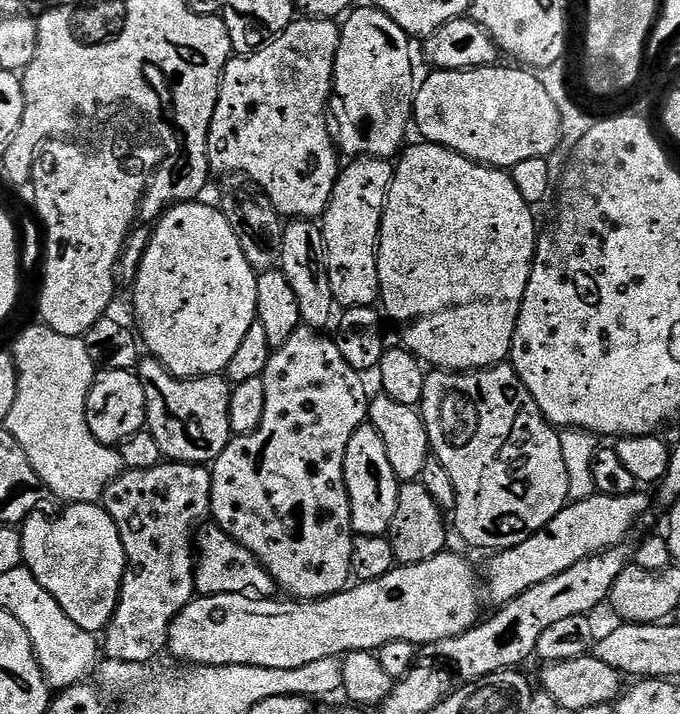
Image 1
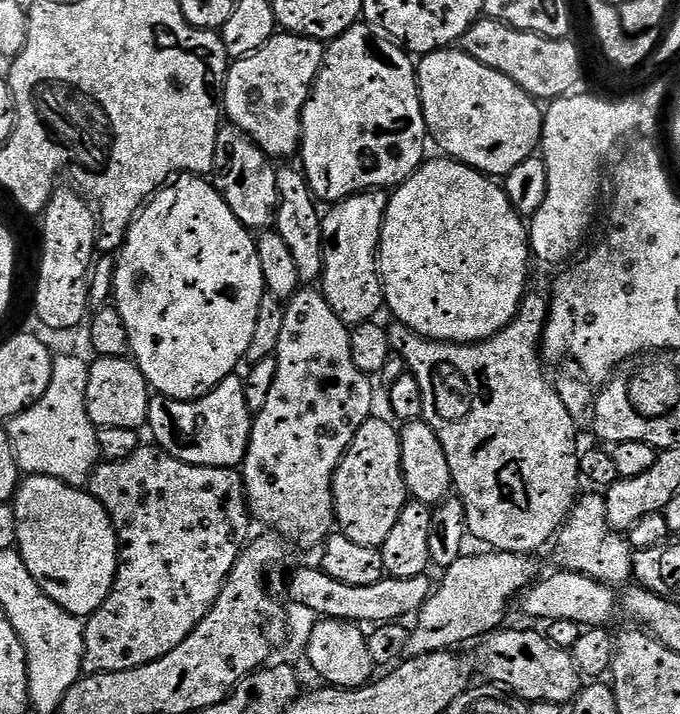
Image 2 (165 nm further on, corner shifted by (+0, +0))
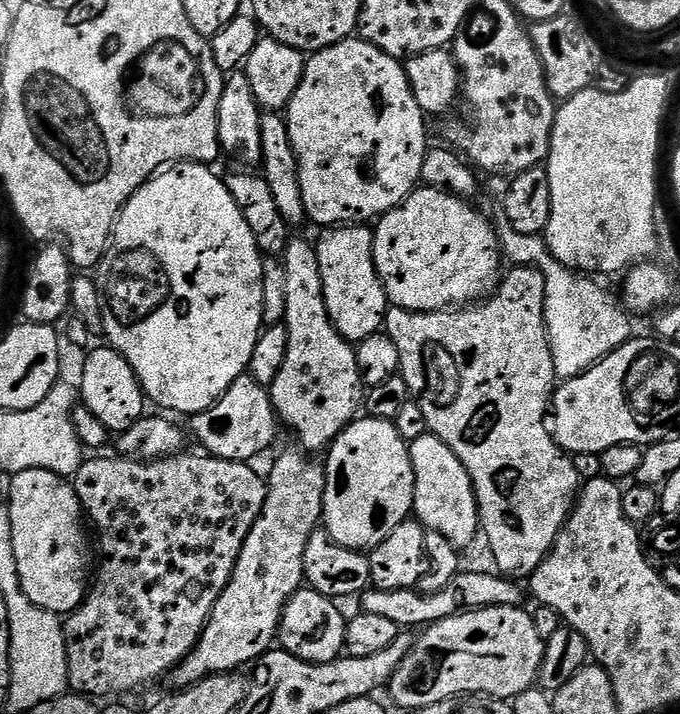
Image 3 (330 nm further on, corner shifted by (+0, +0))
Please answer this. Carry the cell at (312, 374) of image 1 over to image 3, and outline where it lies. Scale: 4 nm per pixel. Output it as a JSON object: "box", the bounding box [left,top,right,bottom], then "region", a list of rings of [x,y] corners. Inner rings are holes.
{"box":[270,239,362,454],"region":[[[289,239],[288,249],[284,251],[282,263],[286,270],[286,314],[284,323],[288,325],[290,347],[286,350],[286,362],[282,362],[282,370],[278,370],[278,378],[270,386],[272,404],[281,425],[284,424],[300,439],[299,447],[312,454],[325,451],[342,430],[357,419],[362,408],[362,381],[355,347],[345,340],[332,324],[332,314],[326,310],[326,298],[322,286],[322,274],[318,266],[318,254],[315,243],[310,239]]]}

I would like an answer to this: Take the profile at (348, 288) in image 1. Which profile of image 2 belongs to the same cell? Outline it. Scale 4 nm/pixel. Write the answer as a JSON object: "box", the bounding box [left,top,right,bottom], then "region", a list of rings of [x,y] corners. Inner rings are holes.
{"box":[322,190,389,326],"region":[[[384,190],[375,192],[359,192],[350,198],[333,203],[329,212],[322,216],[322,234],[324,235],[324,274],[322,291],[326,302],[330,302],[330,310],[338,314],[343,324],[355,326],[366,324],[377,319],[376,316],[385,307],[384,285],[380,282],[378,253],[380,250],[380,235],[384,225],[384,215],[388,209],[389,193]]]}

